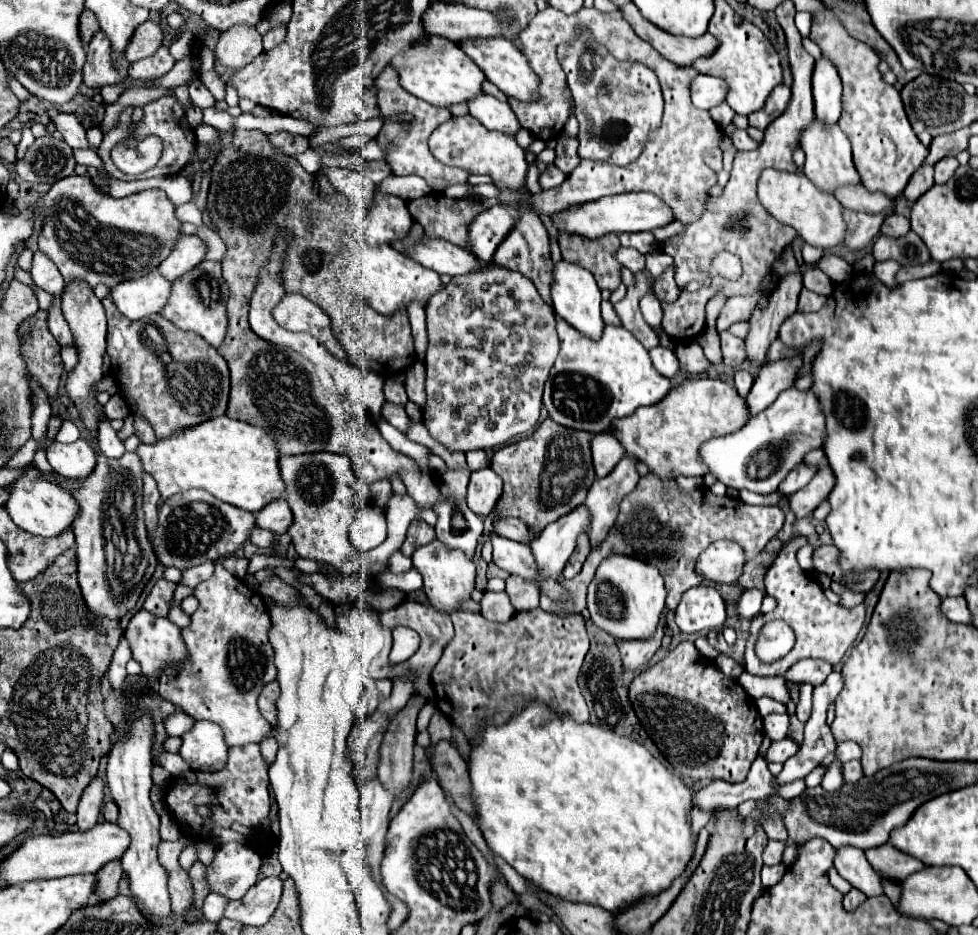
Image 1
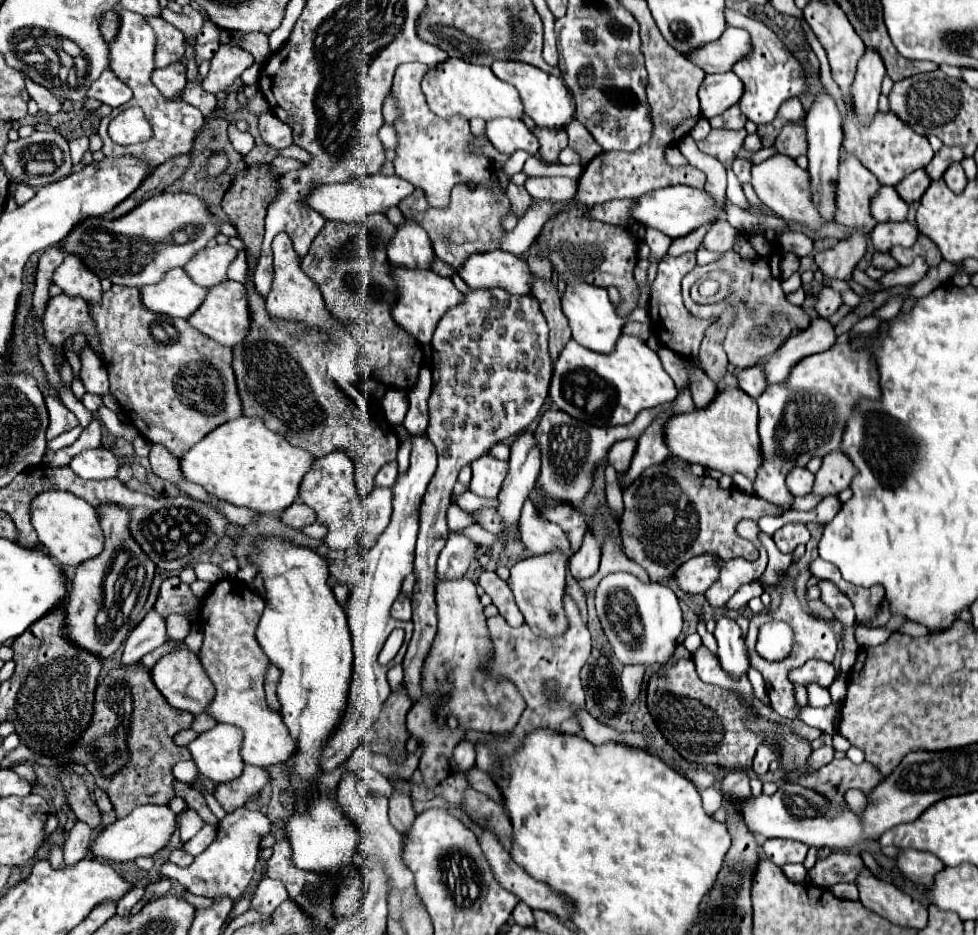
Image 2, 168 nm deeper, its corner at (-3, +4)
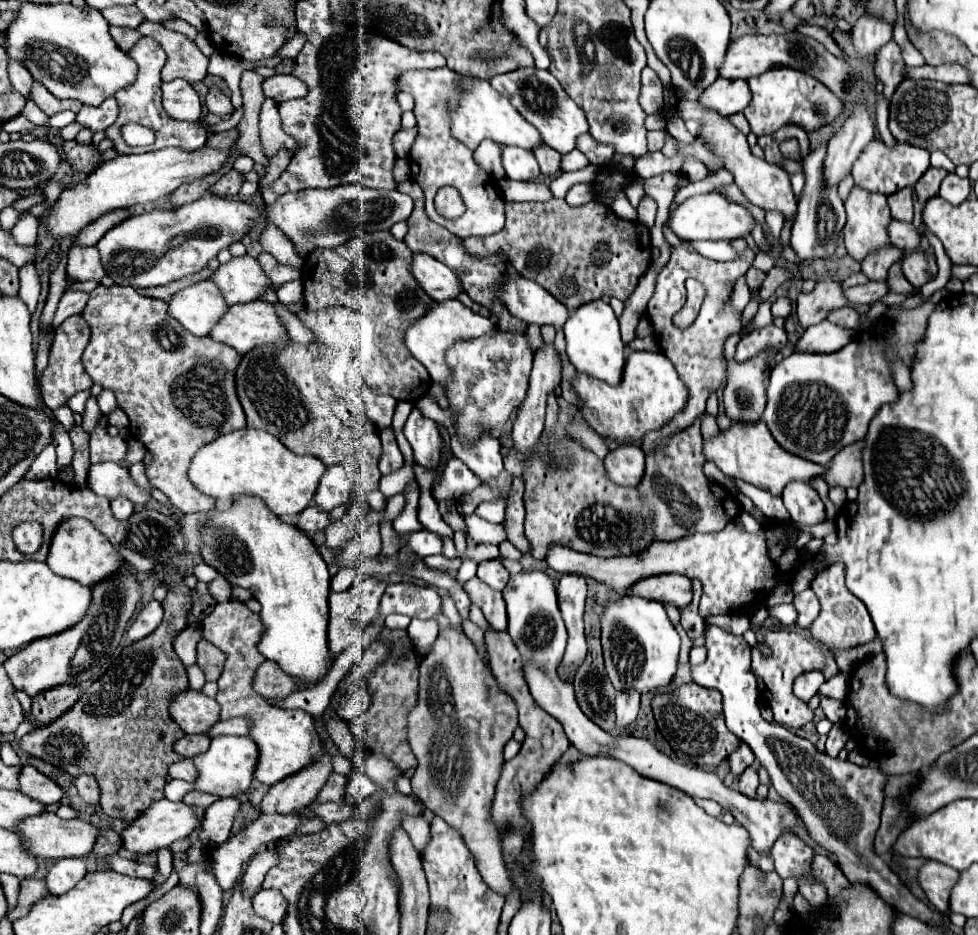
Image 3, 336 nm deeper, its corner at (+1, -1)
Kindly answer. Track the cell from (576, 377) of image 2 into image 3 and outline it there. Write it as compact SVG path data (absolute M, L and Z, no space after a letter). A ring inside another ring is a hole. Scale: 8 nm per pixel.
M625 352L625 368L621 374L621 384L609 386L603 380L585 376L575 370L575 376L569 380L573 390L579 396L581 406L575 406L583 420L603 438L615 440L619 444L639 444L643 434L657 430L667 424L687 402L687 388L679 380L673 364L665 358L663 352Z

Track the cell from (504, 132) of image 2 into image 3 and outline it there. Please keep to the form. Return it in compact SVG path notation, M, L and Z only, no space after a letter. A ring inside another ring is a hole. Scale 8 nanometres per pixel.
M501 146L501 160L511 180L535 180L539 176L539 164L533 152L525 152L525 148Z

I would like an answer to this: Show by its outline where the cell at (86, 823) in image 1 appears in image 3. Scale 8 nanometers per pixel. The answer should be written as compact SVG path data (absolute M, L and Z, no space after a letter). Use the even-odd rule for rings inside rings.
M65 858L57 860L57 864L47 874L47 888L49 894L59 896L71 890L87 872L83 858Z

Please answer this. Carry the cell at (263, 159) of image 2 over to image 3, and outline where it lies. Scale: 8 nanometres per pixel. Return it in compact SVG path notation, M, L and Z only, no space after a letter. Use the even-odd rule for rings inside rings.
M231 168L219 182L215 182L215 184L209 188L209 192L213 192L213 194L221 194L221 196L237 194L239 188L243 186L243 178L245 178L245 176L243 176L239 170Z

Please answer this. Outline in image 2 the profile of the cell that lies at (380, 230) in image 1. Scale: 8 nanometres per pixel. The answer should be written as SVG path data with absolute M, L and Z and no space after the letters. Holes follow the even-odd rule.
M405 221L397 227L395 237L389 241L387 255L393 265L407 269L413 267L429 271L435 261L435 251L431 247L427 233L421 229L421 225L413 221Z

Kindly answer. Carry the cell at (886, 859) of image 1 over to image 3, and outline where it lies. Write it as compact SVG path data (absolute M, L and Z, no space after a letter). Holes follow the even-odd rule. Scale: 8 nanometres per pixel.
M927 860L919 870L917 870L917 882L923 888L927 900L939 910L947 912L949 910L949 892L953 884L957 882L959 872L953 870L951 866L945 866L935 860Z

